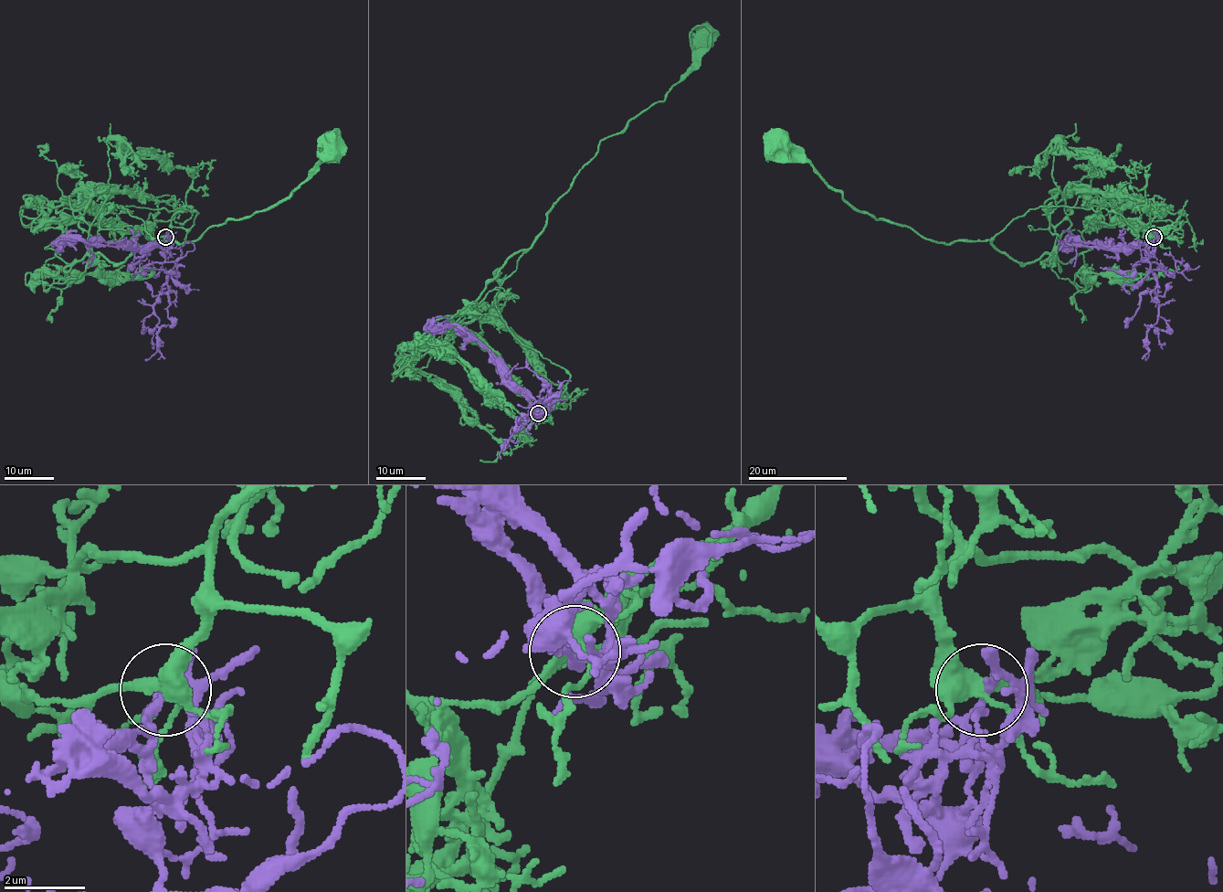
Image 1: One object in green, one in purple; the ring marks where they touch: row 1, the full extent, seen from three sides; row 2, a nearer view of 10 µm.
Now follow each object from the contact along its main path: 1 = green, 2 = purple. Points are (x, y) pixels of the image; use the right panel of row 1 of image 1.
1: (1154, 237), (1107, 208), (1046, 207), (1028, 208), (989, 239), (933, 242), (860, 211), (804, 157), (778, 142)
2: (1154, 237), (1149, 242), (1126, 245), (1121, 249), (1074, 246), (1058, 239), (1058, 242)

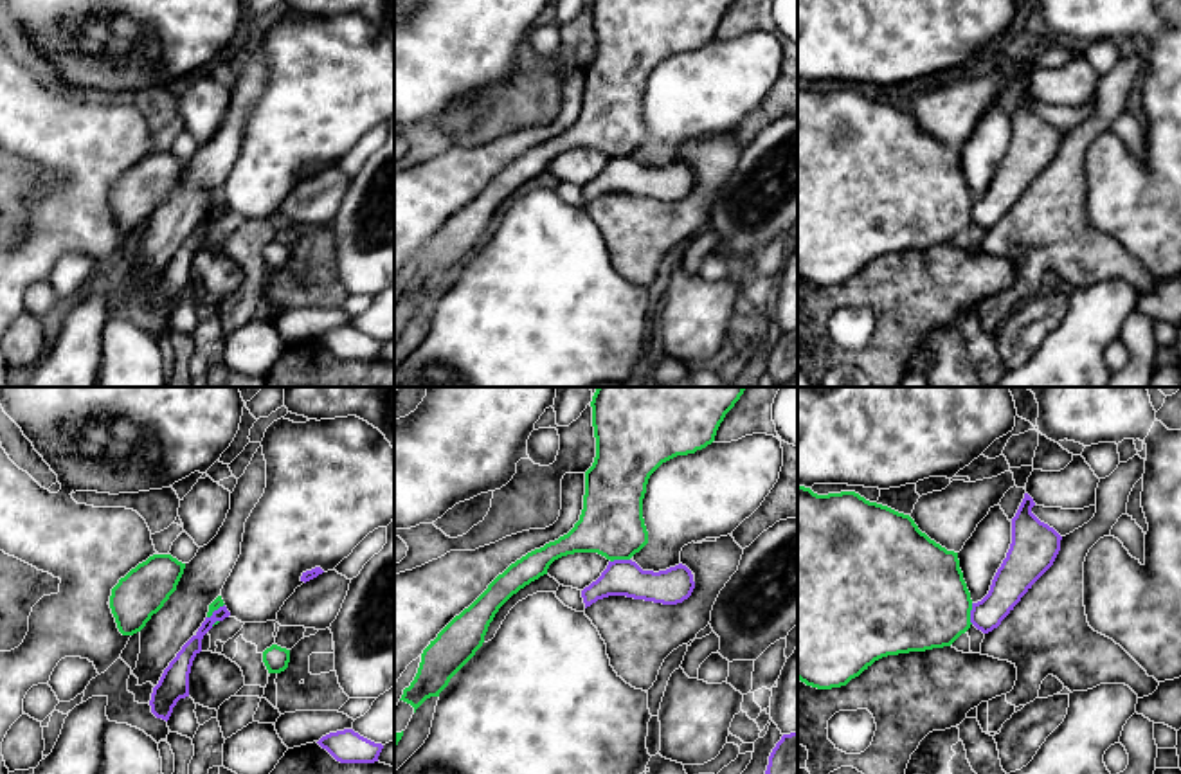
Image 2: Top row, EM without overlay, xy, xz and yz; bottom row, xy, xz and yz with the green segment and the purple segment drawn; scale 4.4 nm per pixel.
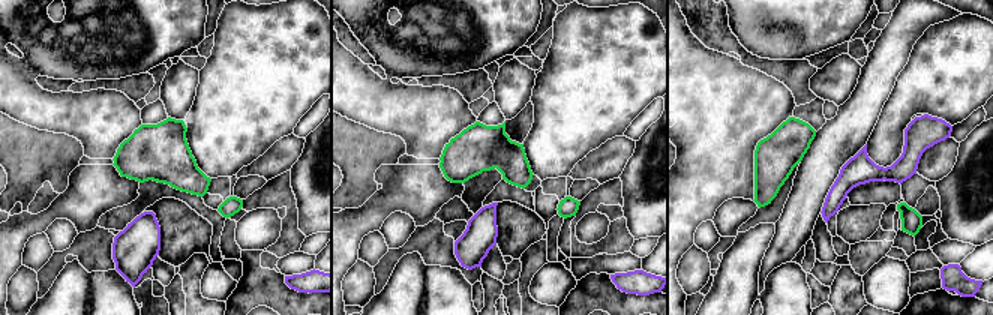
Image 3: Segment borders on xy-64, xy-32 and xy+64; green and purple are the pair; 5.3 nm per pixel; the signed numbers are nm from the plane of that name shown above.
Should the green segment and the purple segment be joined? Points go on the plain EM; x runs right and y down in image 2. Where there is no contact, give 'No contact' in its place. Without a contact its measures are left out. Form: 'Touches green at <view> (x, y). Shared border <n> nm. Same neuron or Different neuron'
Touches green at yz (969, 211). Shared border 100 nm. Same neuron

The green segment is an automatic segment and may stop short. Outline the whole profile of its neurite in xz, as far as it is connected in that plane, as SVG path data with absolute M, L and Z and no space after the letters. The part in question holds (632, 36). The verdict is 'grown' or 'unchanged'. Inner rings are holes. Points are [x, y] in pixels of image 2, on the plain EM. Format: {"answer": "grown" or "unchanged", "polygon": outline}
{"answer": "grown", "polygon": "M590 0L596 54L585 68L585 92L580 117L554 139L511 160L459 212L455 212L421 250L418 270L400 297L416 306L448 283L450 275L482 243L499 205L520 185L547 171L549 162L567 151L598 149L609 157L601 173L581 187L585 205L609 193L627 193L663 202L688 196L695 185L691 167L679 160L666 167L643 167L630 155L648 140L643 95L650 72L677 52L695 50L715 38L717 27L735 0Z"}

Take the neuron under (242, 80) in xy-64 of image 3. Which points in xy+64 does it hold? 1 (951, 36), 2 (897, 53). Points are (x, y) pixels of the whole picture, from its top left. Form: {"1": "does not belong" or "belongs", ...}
{"1": "belongs", "2": "does not belong"}

